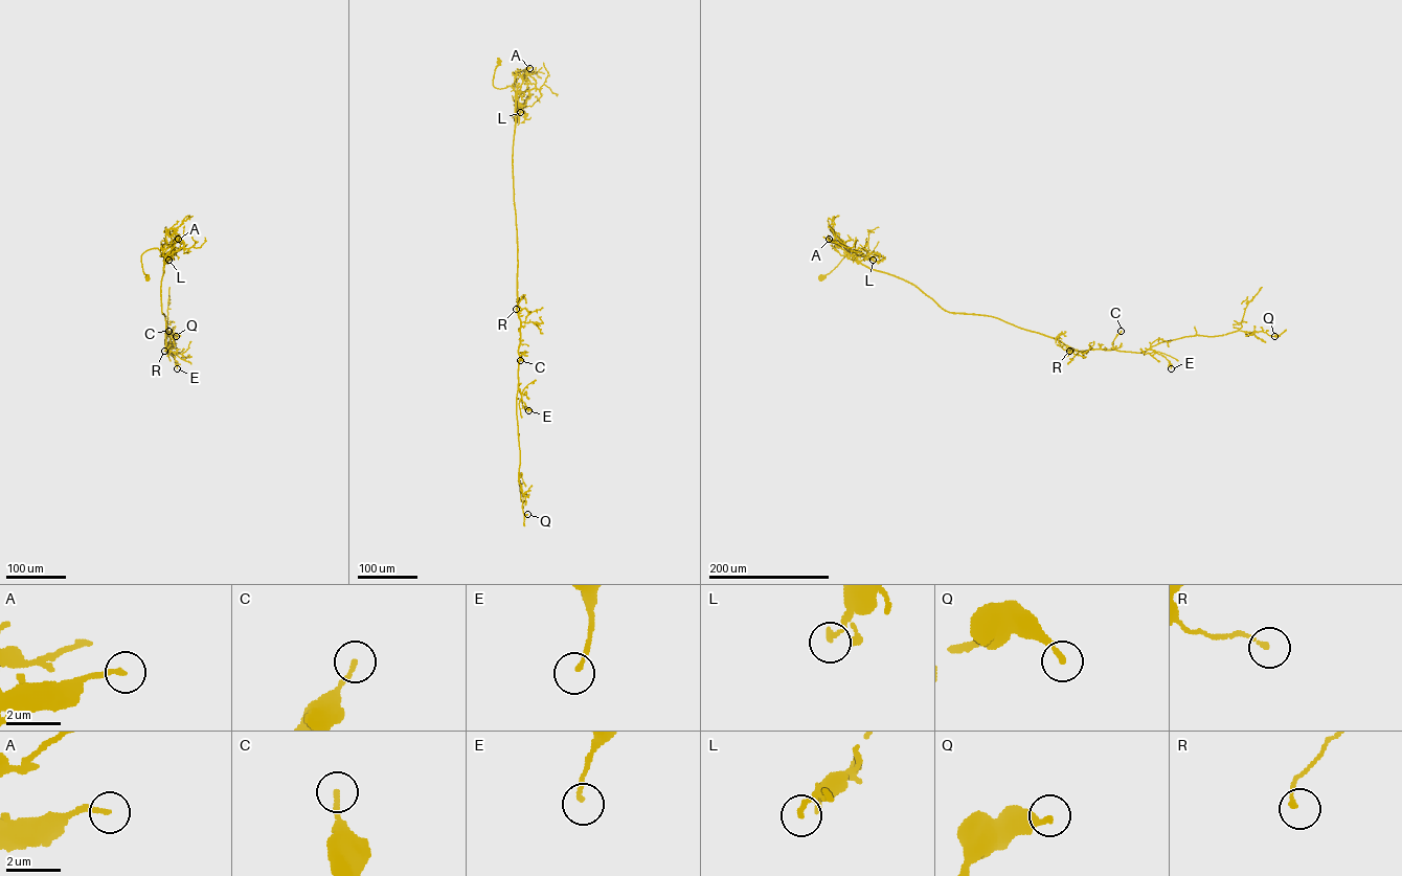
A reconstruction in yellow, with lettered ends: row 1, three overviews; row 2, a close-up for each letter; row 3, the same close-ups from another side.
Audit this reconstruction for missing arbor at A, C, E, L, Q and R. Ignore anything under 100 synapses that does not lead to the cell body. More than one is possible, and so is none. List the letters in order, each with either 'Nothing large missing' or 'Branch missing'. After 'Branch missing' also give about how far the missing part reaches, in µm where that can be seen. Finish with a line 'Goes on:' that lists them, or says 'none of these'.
A: Nothing large missing
C: Nothing large missing
E: Nothing large missing
L: Nothing large missing
Q: Nothing large missing
R: Nothing large missing
Goes on: none of these

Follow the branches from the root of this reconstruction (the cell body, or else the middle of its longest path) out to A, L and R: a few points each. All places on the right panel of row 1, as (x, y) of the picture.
A: (822, 277), (849, 252), (846, 248), (854, 259), (829, 239)
L: (822, 277), (849, 252), (846, 248), (857, 261), (869, 256), (873, 260)
R: (822, 277), (849, 248), (846, 251), (862, 264), (911, 283), (947, 311), (996, 317), (1056, 338), (1069, 351)

